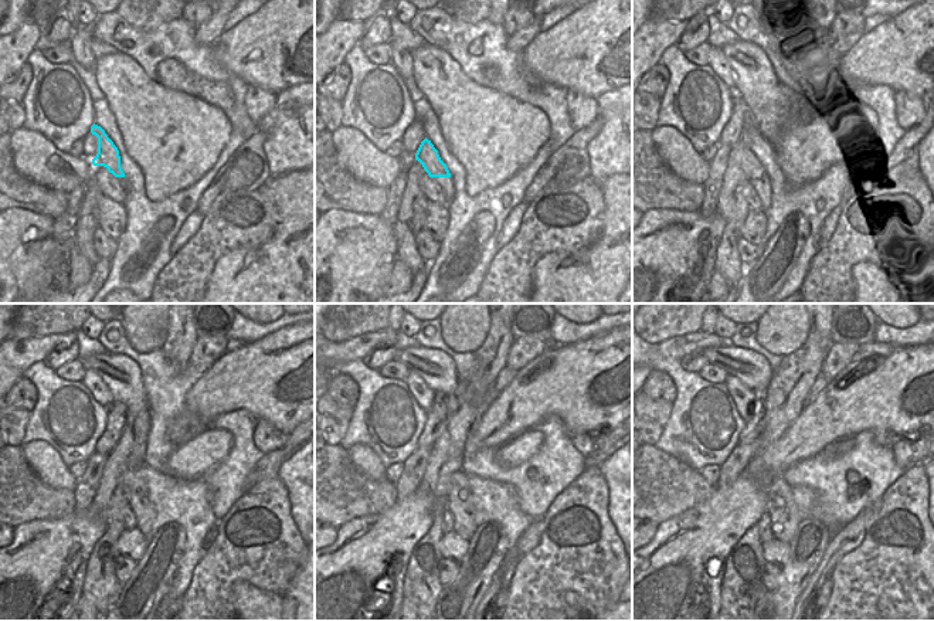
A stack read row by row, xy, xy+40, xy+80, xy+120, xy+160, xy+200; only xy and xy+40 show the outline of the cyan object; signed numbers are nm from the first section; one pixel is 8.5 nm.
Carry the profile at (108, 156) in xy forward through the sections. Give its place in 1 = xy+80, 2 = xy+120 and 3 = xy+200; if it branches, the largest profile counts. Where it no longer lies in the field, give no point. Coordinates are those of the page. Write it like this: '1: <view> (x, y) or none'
1: xy+80 (750, 165)
2: xy+120 (136, 491)
3: xy+200 (785, 516)

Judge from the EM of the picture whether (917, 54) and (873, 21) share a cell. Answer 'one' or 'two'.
two

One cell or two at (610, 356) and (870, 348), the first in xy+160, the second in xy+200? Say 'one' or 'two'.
two

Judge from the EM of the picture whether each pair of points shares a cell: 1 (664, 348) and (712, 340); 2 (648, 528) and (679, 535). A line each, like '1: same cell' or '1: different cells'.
1: same cell
2: different cells

